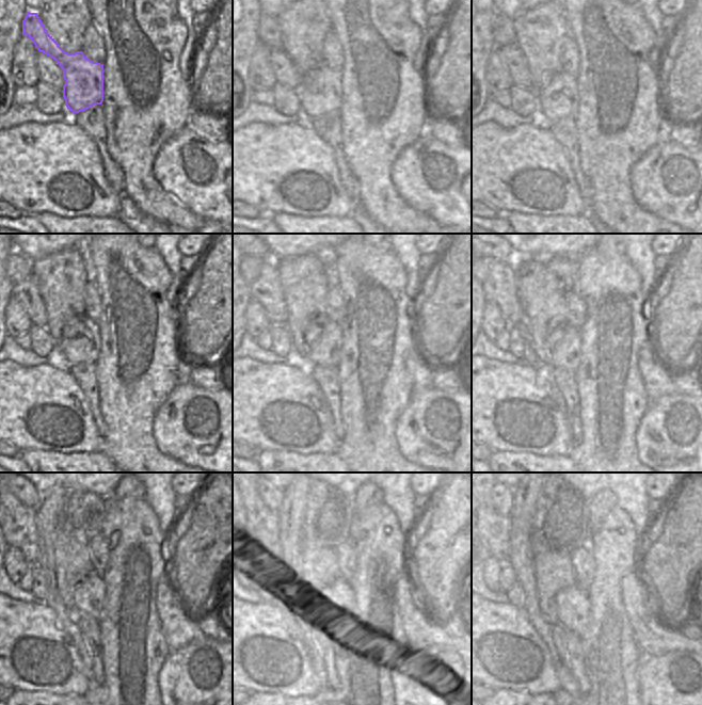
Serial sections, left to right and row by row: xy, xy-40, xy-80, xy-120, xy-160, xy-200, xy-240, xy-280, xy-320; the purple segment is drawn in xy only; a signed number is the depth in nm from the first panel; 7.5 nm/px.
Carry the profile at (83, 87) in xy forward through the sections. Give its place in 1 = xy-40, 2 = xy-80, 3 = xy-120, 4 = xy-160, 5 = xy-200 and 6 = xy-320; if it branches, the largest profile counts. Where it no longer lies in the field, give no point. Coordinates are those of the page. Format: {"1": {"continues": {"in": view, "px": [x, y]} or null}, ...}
{"1": {"continues": {"in": "xy-40", "px": [321, 91]}}, "2": {"continues": {"in": "xy-80", "px": [560, 98]}}, "3": {"continues": {"in": "xy-120", "px": [81, 341]}}, "4": {"continues": {"in": "xy-160", "px": [325, 351]}}, "5": {"continues": {"in": "xy-200", "px": [567, 353]}}, "6": {"continues": {"in": "xy-320", "px": [572, 606]}}}

